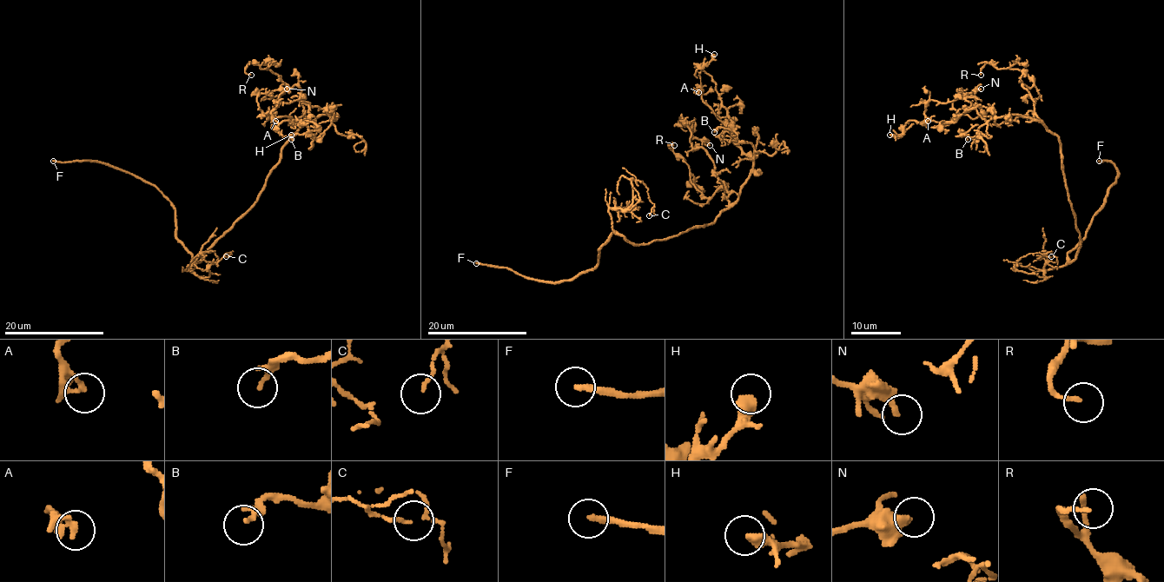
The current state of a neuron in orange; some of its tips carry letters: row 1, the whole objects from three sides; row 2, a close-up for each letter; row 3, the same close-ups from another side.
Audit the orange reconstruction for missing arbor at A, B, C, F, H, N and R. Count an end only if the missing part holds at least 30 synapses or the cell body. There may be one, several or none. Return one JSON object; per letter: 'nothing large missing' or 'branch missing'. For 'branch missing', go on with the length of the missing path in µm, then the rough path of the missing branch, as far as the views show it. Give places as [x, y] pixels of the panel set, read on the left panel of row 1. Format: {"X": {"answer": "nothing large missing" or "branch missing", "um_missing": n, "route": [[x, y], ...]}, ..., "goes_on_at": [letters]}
{"A": {"answer": "nothing large missing"}, "B": {"answer": "nothing large missing"}, "C": {"answer": "nothing large missing"}, "F": {"answer": "branch missing", "um_missing": 90}, "H": {"answer": "nothing large missing"}, "N": {"answer": "nothing large missing"}, "R": {"answer": "nothing large missing"}, "goes_on_at": ["F"]}

